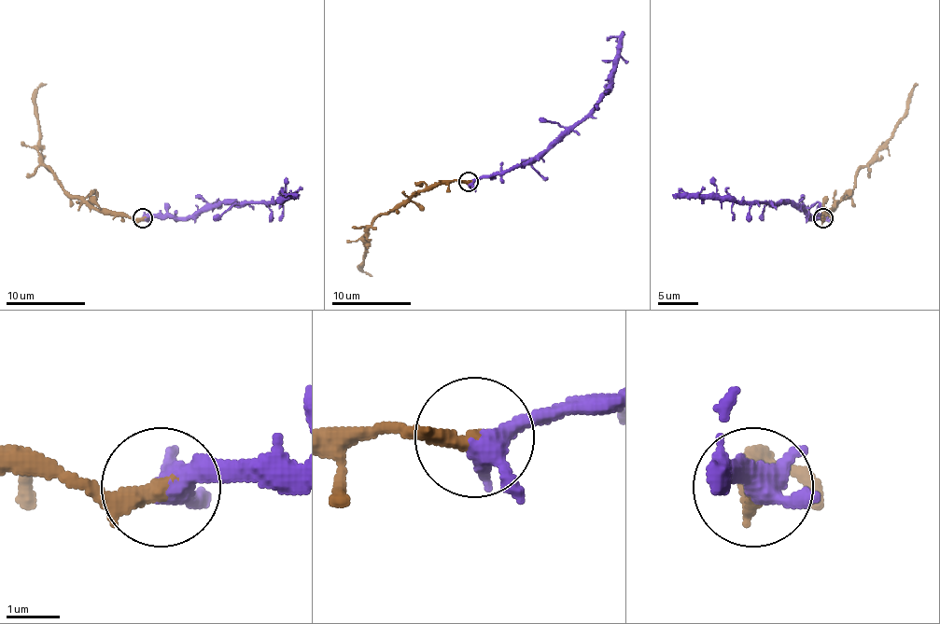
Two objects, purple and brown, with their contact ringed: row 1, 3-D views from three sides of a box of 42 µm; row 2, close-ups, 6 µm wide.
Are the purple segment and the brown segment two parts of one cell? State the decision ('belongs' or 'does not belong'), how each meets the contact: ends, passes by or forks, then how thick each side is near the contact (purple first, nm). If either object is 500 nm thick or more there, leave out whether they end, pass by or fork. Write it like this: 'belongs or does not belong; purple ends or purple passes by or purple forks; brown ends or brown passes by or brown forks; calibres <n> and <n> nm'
belongs; purple passes by; brown ends; calibres 400 and 340 nm

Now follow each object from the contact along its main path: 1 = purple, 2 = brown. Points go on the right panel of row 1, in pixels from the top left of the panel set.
1: (822, 217), (816, 217), (792, 203), (749, 203), (701, 198), (694, 194), (679, 194), (680, 187)
2: (822, 217), (854, 187), (854, 176), (904, 114), (908, 94), (918, 84)

